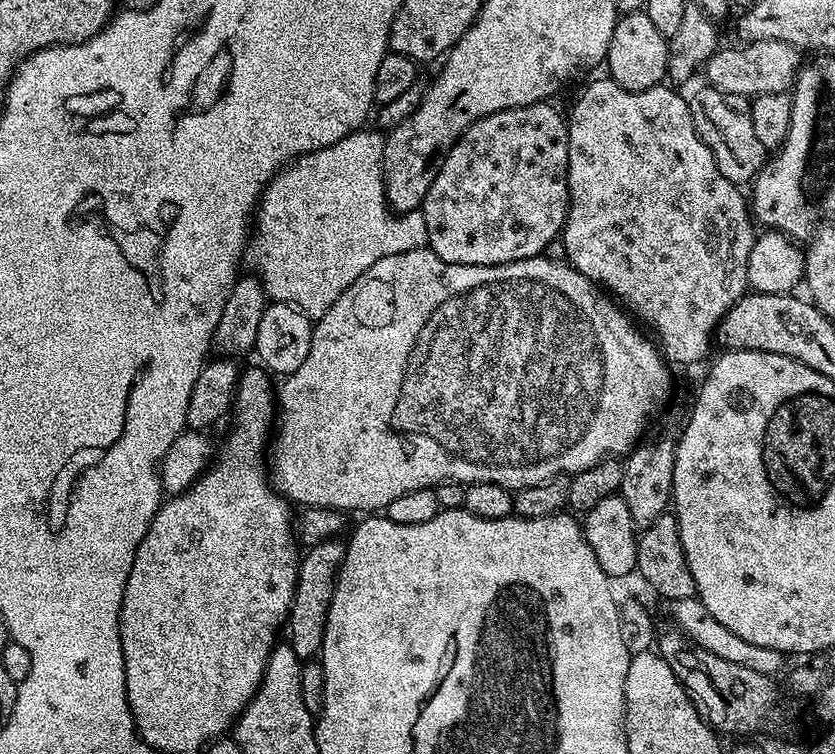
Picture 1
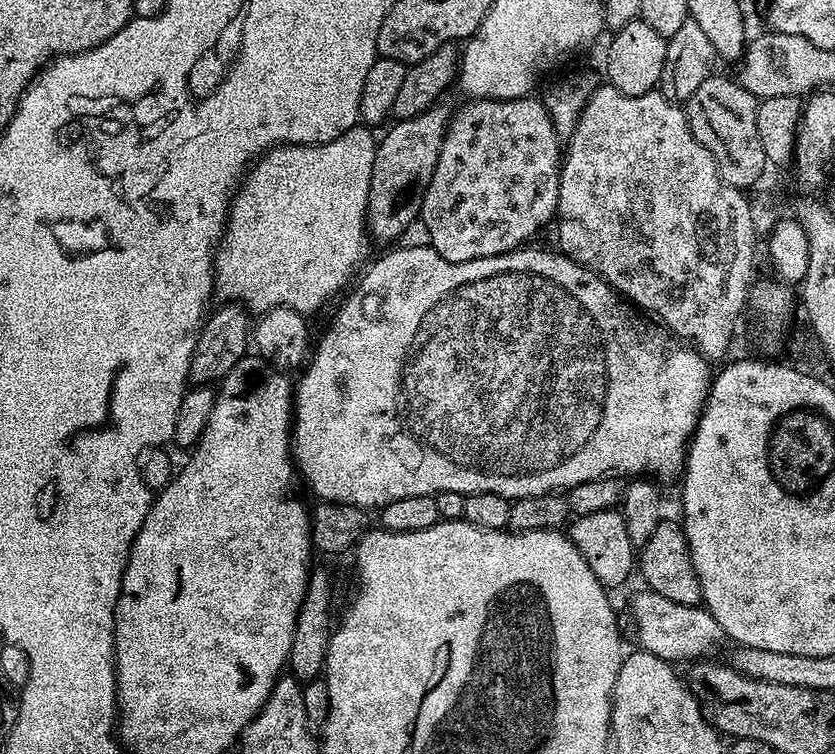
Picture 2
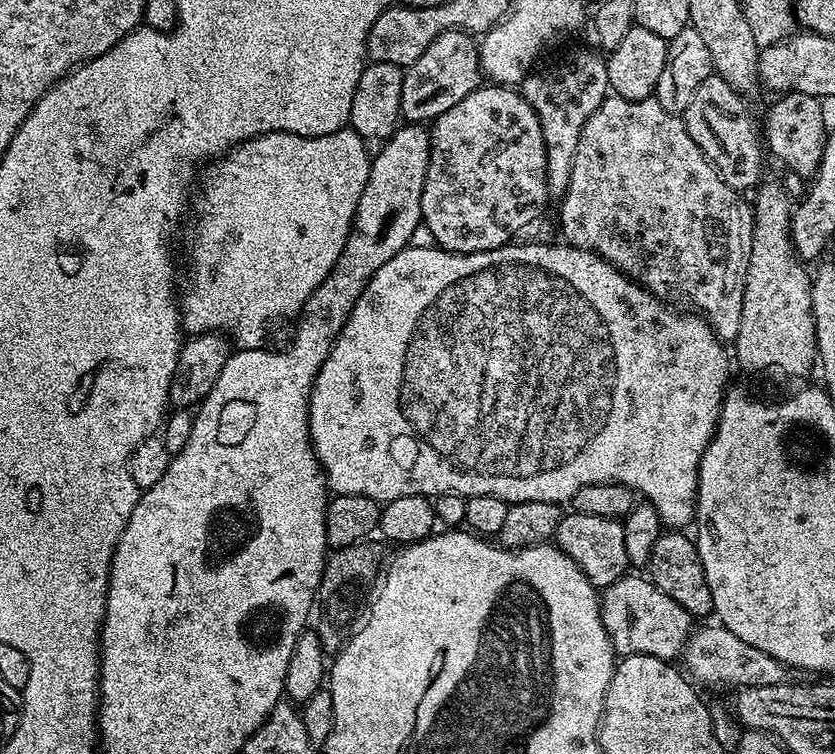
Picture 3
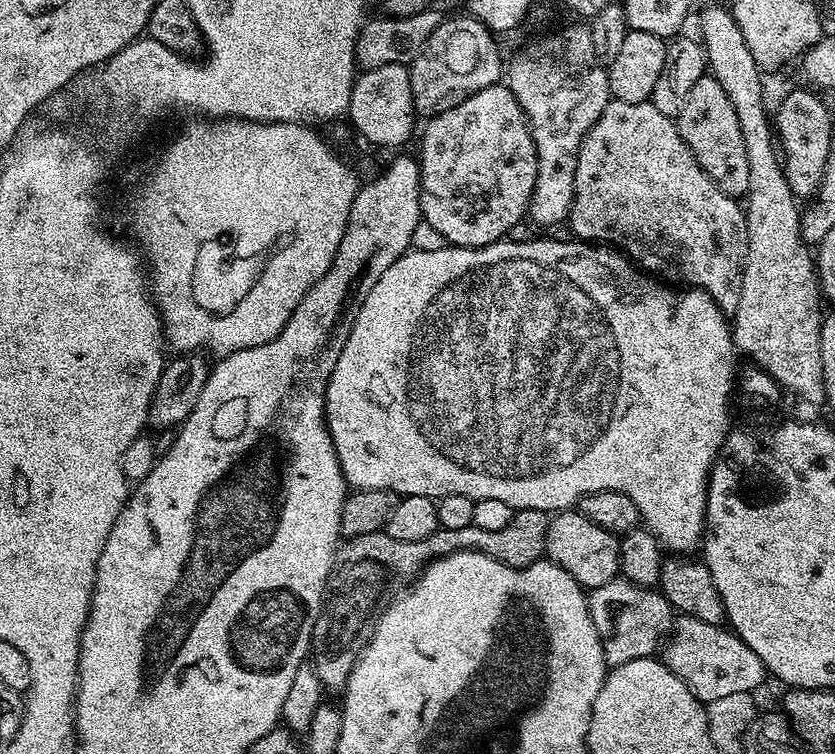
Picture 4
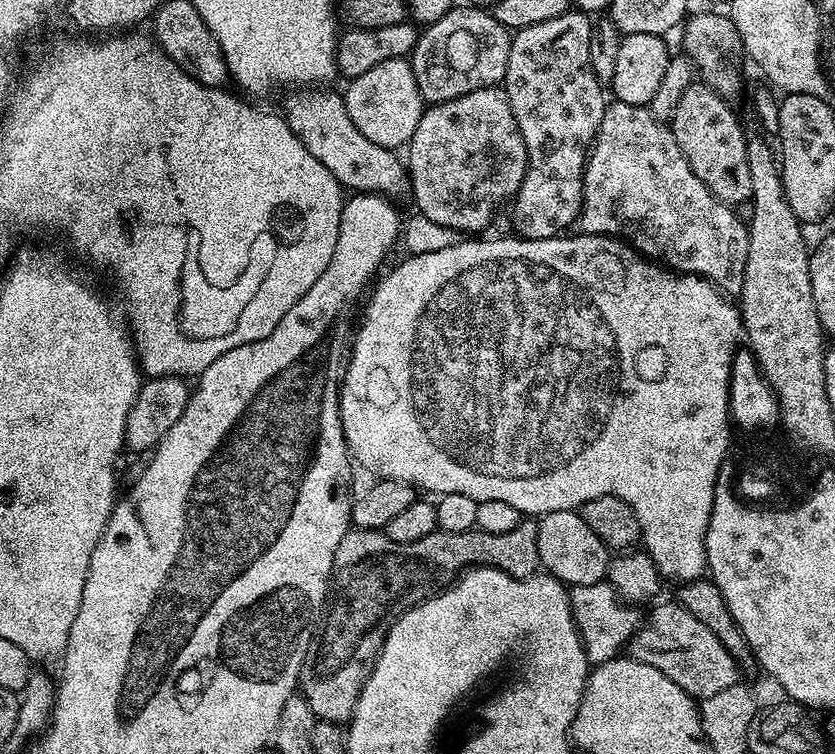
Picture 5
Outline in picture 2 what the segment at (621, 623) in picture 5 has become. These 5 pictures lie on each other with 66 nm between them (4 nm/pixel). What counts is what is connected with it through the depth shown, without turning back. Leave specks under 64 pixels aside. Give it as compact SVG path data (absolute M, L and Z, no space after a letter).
M643 591L632 600L632 624L636 627L636 640L640 643L637 645L643 651L669 662L692 662L707 657L711 648L725 643L726 637L722 626L718 626L718 618L714 618L707 608L682 606L682 602L670 602L670 598L662 598L662 594L657 592Z

